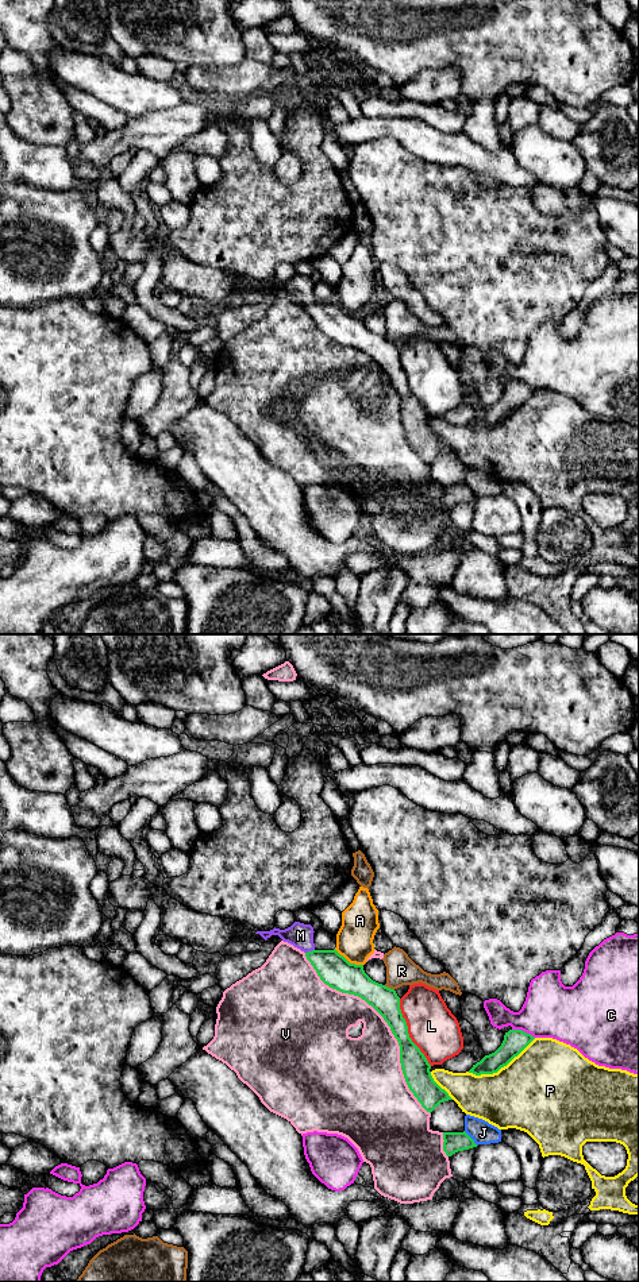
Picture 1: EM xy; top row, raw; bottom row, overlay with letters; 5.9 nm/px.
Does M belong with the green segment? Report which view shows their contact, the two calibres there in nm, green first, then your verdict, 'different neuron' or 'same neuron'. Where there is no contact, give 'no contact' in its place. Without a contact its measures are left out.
contact in xy; calibres 190 and 150 nm; same neuron

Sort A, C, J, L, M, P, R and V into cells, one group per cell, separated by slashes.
A J / C / L / M / P / R / V

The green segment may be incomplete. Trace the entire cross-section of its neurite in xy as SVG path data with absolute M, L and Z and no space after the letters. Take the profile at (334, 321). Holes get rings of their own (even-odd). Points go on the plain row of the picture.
M295 274L285 282L257 283L265 293L278 287L284 294L305 305L307 312L320 332L332 341L361 350L372 358L388 375L400 398L400 416L405 435L427 464L432 464L440 455L453 452L431 428L428 416L420 401L412 394L408 378L400 362L400 350L394 341L373 333L363 323L363 317L350 316L334 302L316 302L313 279Z

